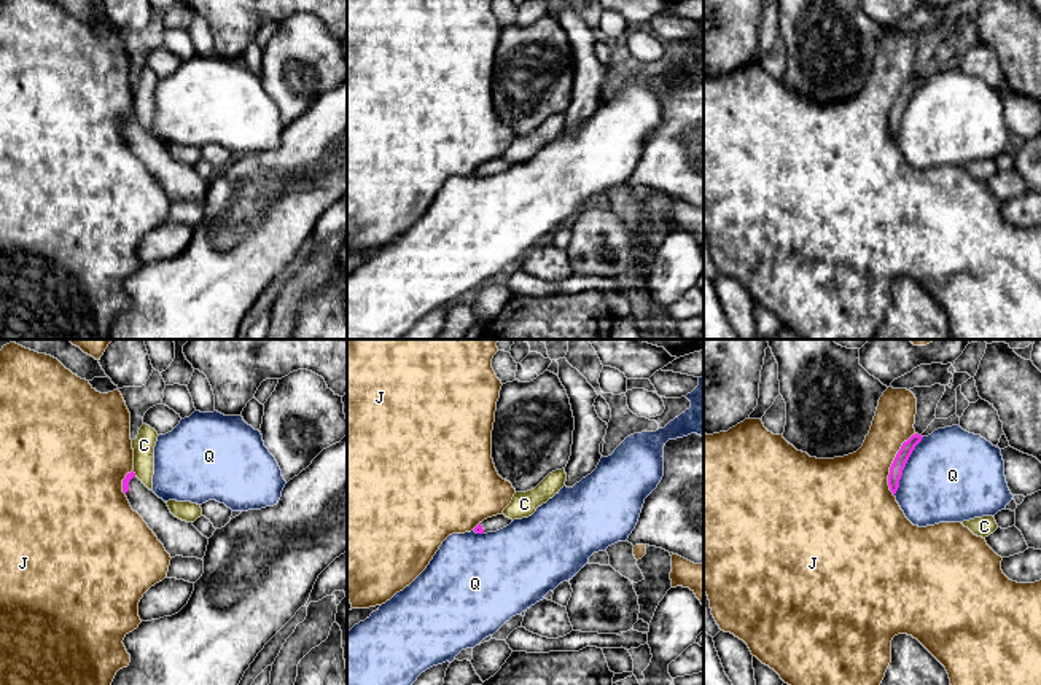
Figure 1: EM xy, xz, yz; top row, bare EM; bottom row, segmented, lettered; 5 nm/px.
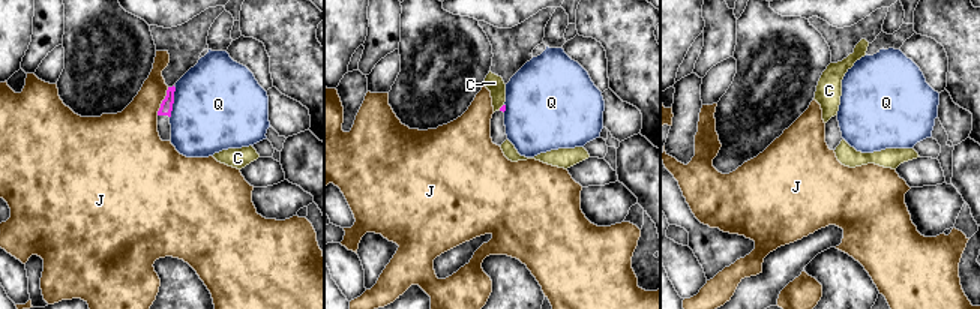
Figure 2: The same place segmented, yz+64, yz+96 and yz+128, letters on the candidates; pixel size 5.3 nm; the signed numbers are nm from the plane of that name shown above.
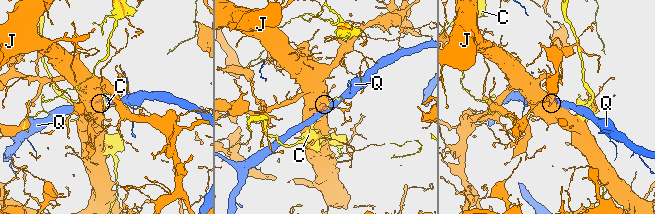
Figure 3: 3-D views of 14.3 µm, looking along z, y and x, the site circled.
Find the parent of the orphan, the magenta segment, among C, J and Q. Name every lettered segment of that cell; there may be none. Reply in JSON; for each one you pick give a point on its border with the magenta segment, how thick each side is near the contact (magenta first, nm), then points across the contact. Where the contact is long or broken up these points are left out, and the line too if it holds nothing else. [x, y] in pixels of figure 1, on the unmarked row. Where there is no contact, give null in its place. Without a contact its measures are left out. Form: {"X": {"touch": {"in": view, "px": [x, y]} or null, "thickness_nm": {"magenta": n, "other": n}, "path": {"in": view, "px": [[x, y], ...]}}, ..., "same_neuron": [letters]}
{"same_neuron": []}

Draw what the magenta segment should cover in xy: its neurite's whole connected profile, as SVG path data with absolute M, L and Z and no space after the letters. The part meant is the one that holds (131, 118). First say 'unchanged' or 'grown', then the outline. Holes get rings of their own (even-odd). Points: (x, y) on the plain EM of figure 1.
grown; M134 116L123 123L123 135L131 150L148 170L156 177L170 201L197 201L204 204L209 182L204 180L193 166L175 161L167 147L150 134Z

